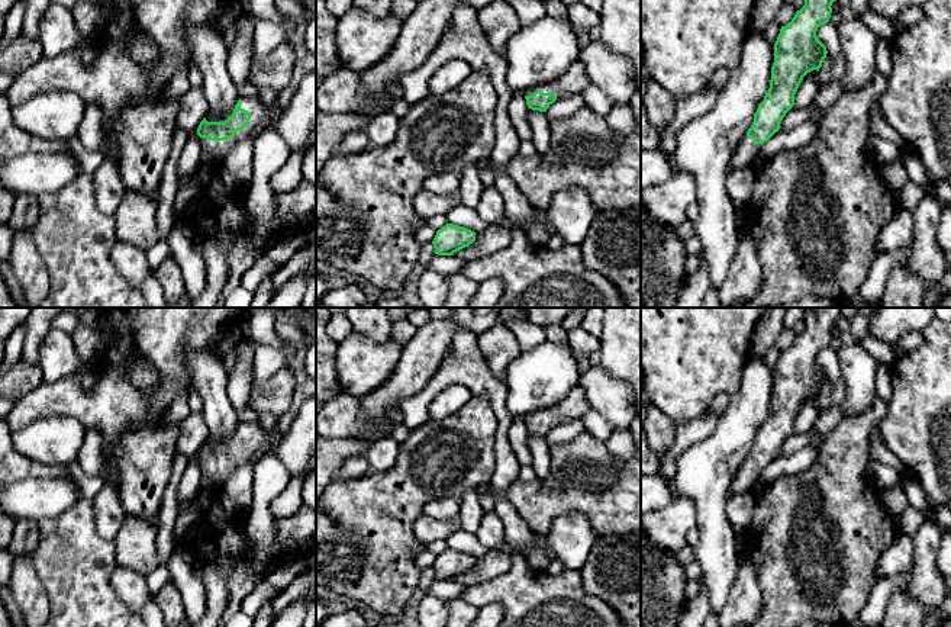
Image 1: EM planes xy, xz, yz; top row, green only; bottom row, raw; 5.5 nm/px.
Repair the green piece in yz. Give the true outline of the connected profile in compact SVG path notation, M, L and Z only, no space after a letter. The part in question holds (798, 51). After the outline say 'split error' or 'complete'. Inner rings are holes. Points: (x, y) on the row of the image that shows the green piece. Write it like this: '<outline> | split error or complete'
M805 0L794 17L781 26L774 44L770 89L754 113L754 122L731 161L731 170L752 167L763 147L780 129L786 113L794 104L794 94L803 77L822 67L826 46L818 39L819 26L829 22L836 0Z | split error

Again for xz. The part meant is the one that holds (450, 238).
M447 224L436 231L432 241L435 254L438 255L452 255L454 253L468 247L476 241L476 232L464 226L454 224Z | complete

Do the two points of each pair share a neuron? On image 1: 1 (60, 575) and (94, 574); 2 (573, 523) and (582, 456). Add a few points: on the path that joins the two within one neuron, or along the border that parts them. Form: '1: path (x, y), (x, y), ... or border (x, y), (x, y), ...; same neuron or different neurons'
1: path (68, 574), (86, 574); same neuron
2: border (547, 531), (560, 517), (583, 514), (597, 536); different neurons

